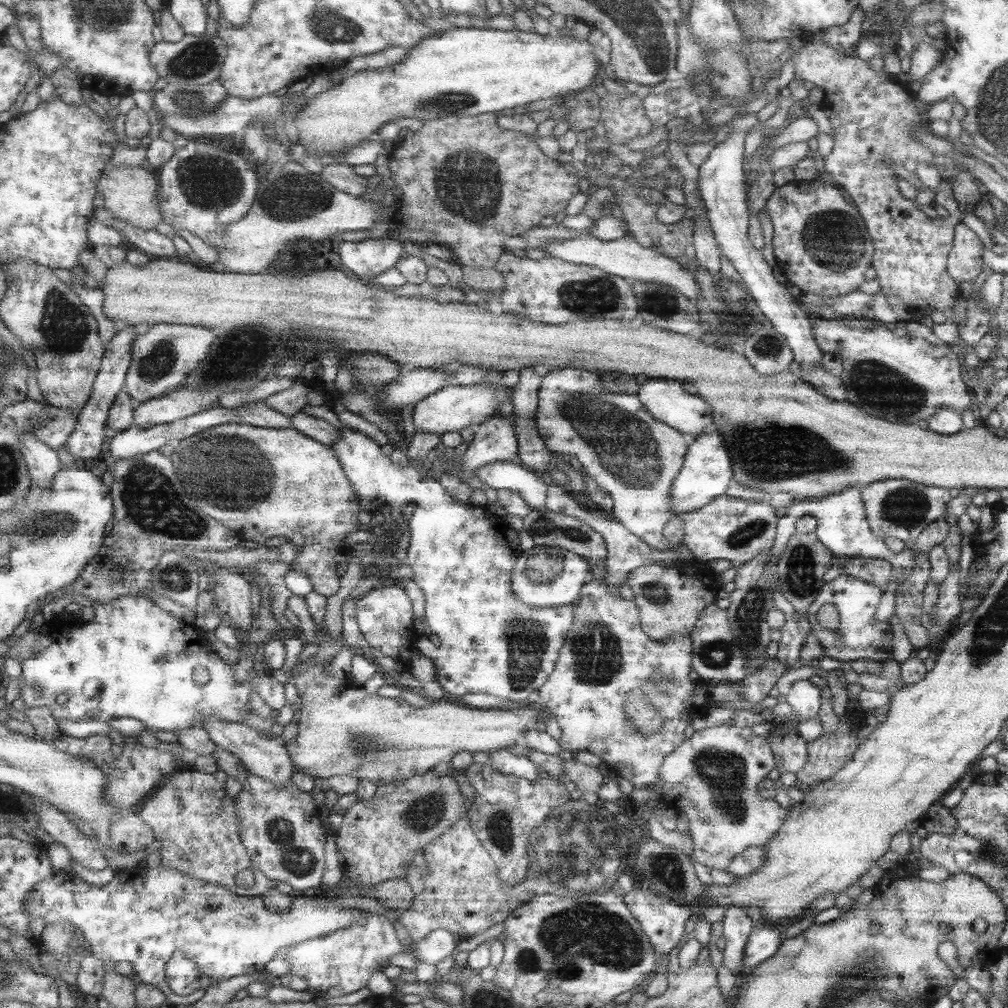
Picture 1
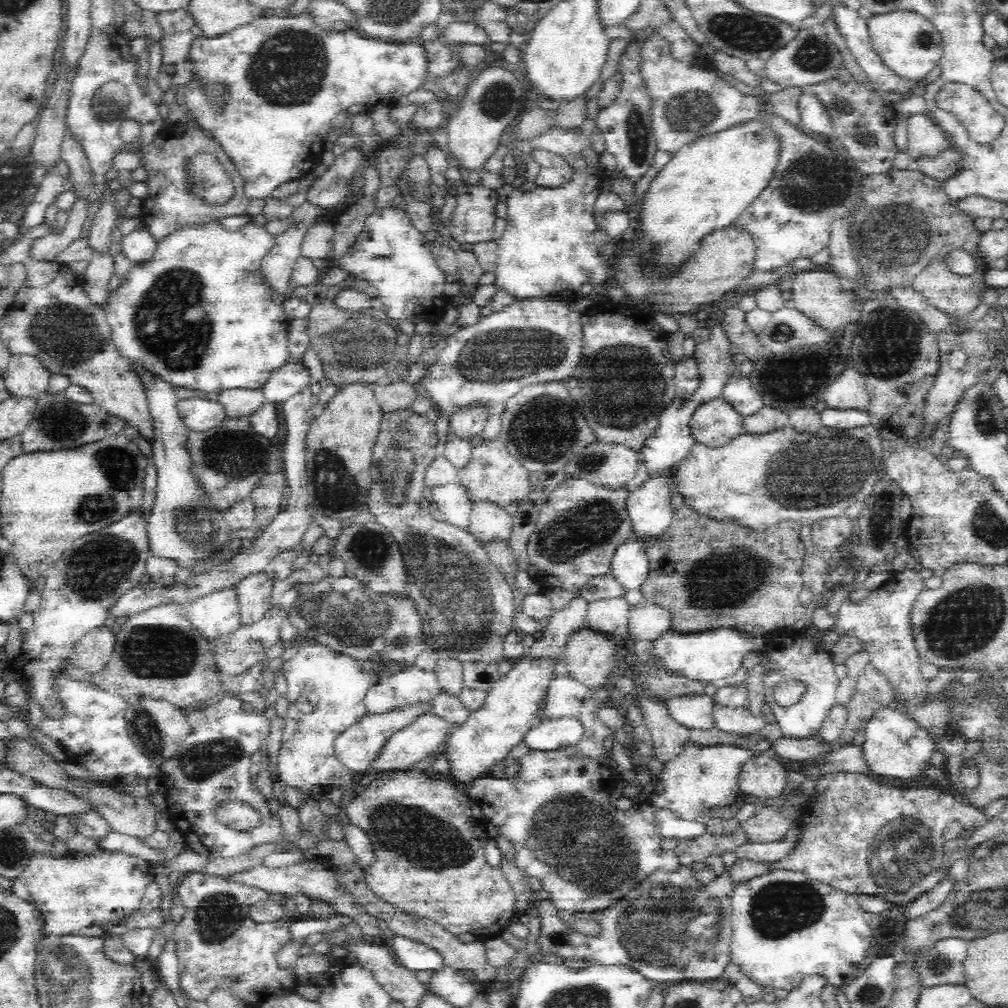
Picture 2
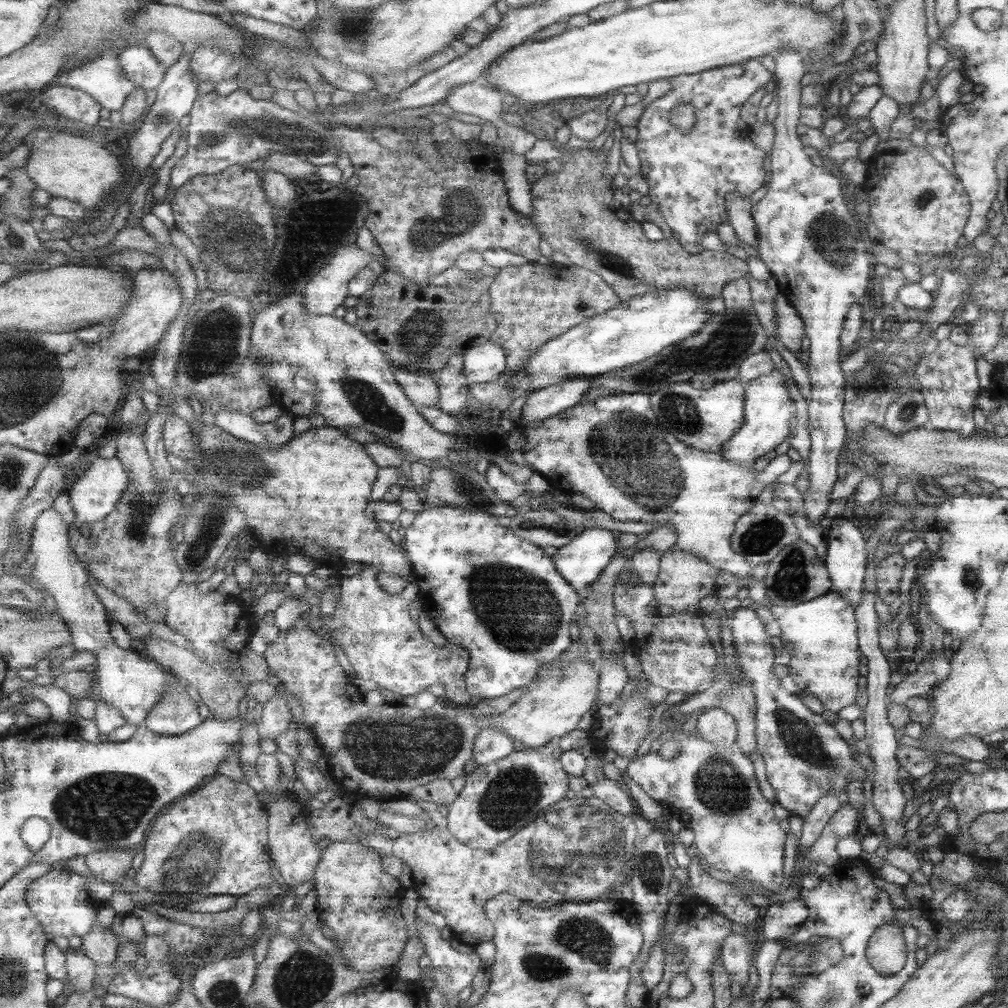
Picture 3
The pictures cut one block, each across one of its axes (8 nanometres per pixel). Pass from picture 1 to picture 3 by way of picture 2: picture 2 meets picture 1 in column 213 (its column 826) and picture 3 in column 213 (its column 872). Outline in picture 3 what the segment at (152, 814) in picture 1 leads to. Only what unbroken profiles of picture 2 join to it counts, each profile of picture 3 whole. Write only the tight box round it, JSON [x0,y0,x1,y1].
[133,774,274,910]

